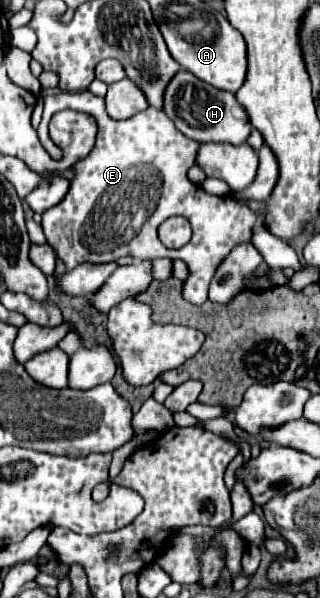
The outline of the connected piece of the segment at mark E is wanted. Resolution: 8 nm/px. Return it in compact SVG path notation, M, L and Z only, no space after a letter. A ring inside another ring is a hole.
M90 91L48 95L37 134L42 147L53 159L60 160L62 151L50 139L49 122L52 115L62 109L92 113L98 121L98 137L92 153L74 165L76 177L70 183L68 195L58 207L42 215L44 235L56 249L56 255L68 269L86 261L110 263L124 255L136 259L182 259L190 267L190 277L183 281L182 296L194 305L202 305L218 263L226 259L232 247L252 239L258 215L232 197L216 197L206 193L200 185L190 183L186 171L194 165L200 145L182 135L162 109L148 107L126 121L116 121L106 113L104 99ZM174 215L186 217L192 225L192 239L182 249L168 249L158 239L158 227Z

